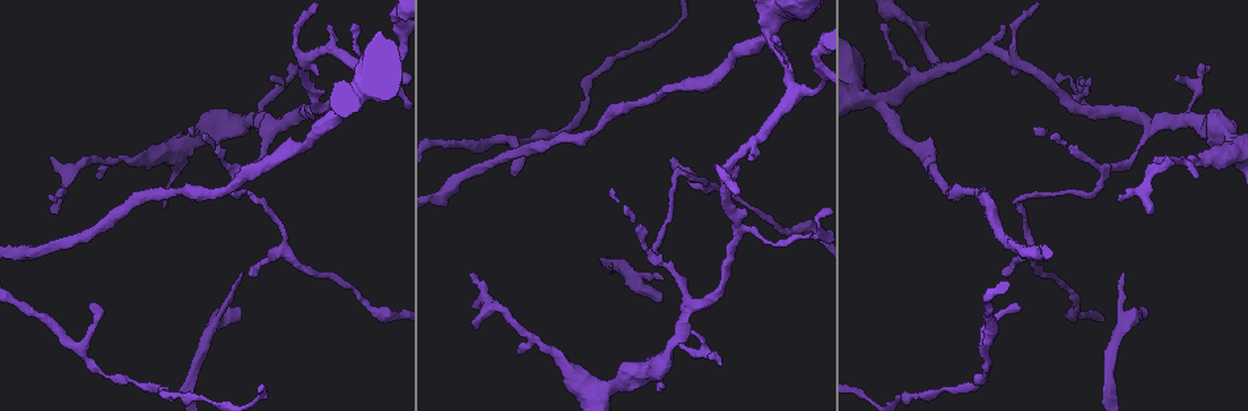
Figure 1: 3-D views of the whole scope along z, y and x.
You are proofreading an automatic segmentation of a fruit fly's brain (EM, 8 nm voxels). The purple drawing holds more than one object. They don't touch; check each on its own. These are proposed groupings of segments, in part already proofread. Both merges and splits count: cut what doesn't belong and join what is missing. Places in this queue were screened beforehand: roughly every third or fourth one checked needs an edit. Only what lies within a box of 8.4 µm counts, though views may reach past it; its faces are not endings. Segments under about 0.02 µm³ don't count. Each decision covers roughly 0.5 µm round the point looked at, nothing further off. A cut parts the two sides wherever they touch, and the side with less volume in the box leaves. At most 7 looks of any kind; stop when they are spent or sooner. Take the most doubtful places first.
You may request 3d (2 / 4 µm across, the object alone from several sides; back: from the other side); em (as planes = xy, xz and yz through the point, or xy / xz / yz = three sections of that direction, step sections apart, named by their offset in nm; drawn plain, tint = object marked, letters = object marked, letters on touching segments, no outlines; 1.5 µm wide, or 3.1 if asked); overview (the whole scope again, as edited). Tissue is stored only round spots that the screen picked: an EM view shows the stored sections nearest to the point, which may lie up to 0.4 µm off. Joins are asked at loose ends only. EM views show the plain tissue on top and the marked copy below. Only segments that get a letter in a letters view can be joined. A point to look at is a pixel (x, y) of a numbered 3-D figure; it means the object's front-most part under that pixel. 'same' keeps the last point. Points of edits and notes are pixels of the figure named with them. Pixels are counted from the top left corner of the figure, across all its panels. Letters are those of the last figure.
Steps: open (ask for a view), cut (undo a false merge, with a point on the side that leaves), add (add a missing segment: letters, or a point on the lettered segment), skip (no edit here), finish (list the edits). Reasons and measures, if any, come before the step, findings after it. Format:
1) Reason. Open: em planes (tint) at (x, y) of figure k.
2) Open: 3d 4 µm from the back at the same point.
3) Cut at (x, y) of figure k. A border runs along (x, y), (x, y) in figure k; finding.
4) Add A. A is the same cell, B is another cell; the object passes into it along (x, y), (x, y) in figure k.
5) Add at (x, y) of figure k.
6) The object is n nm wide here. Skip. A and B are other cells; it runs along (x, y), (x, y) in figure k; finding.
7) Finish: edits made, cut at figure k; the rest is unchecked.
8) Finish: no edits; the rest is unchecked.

Free end. Open: em yz step 8 (letters) at (329, 26) of figure 1.

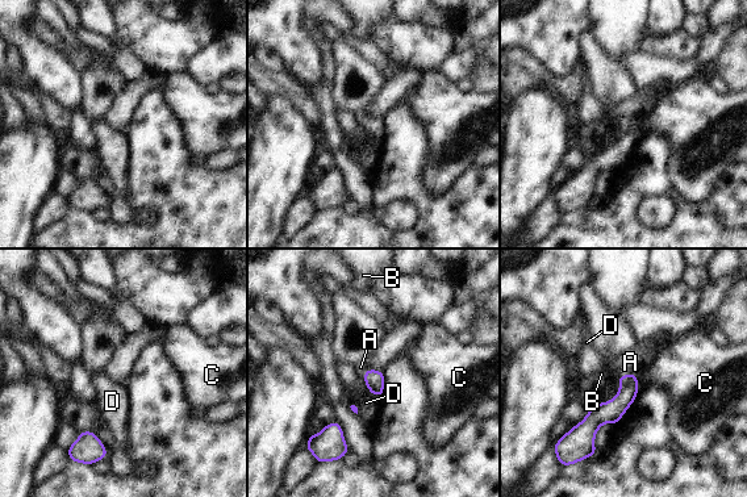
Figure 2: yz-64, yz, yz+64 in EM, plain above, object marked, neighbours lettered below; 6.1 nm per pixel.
The longest contact is with D, 170 nm. Add A. A is the same cell, B, C and D are other cells; the cell continues.

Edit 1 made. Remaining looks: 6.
Thin end. Open: 3d 4 µm at (512, 176) of figure 1.

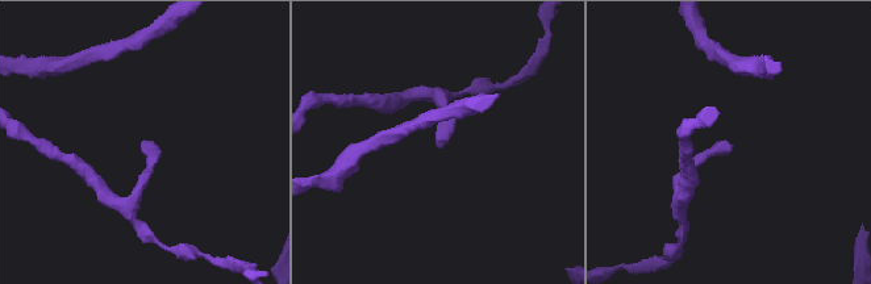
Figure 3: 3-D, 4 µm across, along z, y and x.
Open: em planes (letters) at (142, 146) of figure 3.

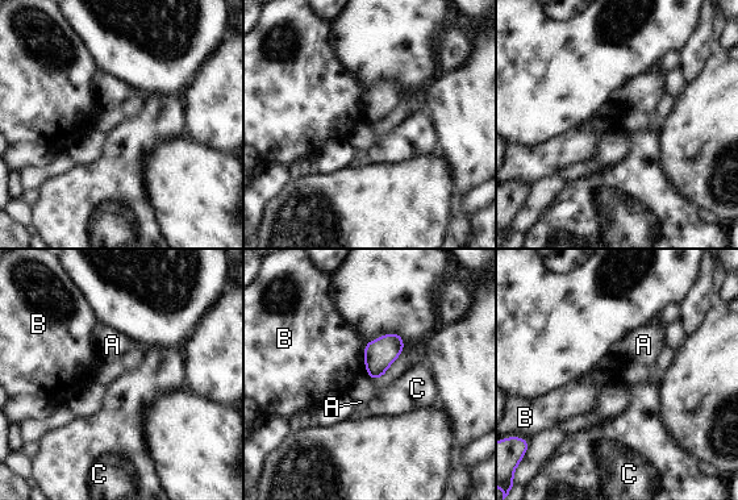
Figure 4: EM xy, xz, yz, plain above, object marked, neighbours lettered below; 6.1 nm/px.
Skip. A, B and C are other cells; a border runs along (365, 344), (365, 370), (367, 374) in figure 4; no lettered segment goes on from it.

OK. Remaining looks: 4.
Finish: edits made, add at figure 2; the rest is unchecked.

